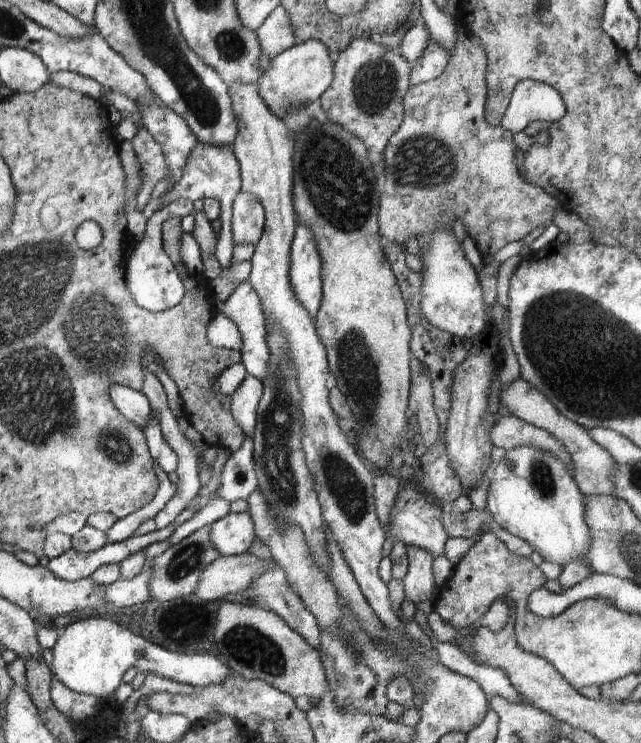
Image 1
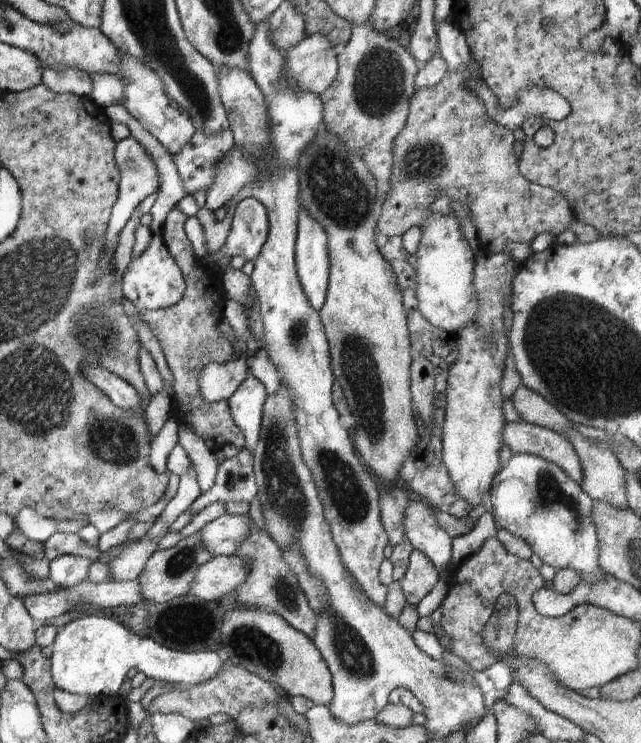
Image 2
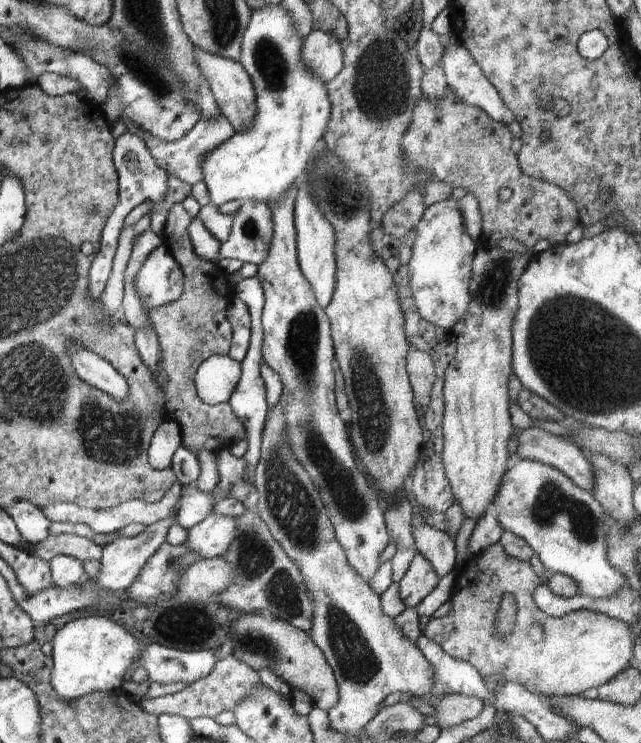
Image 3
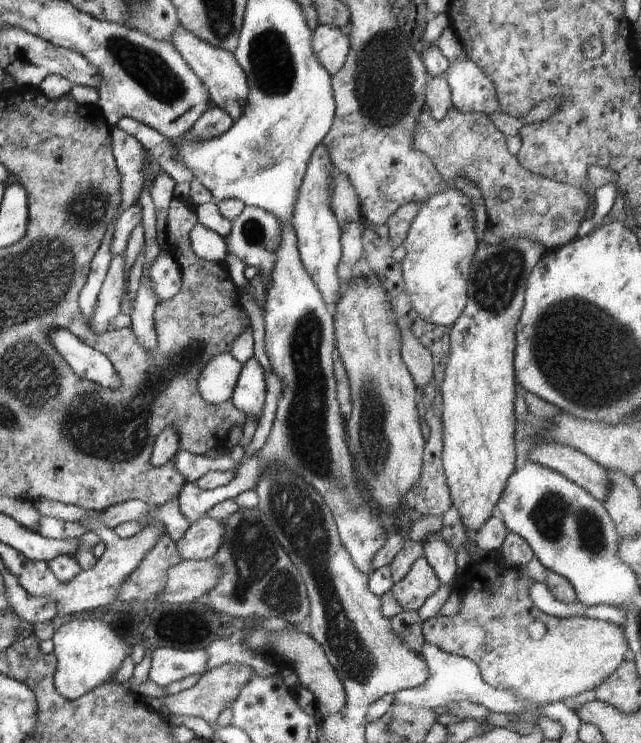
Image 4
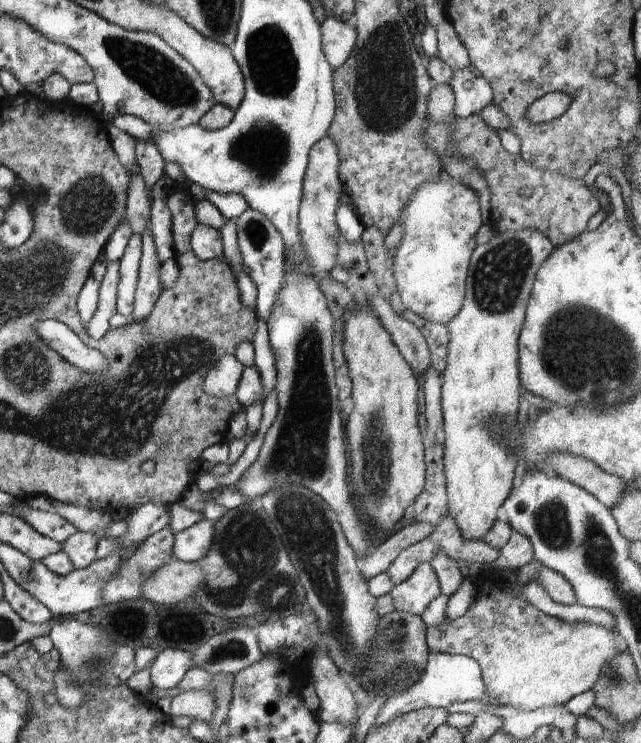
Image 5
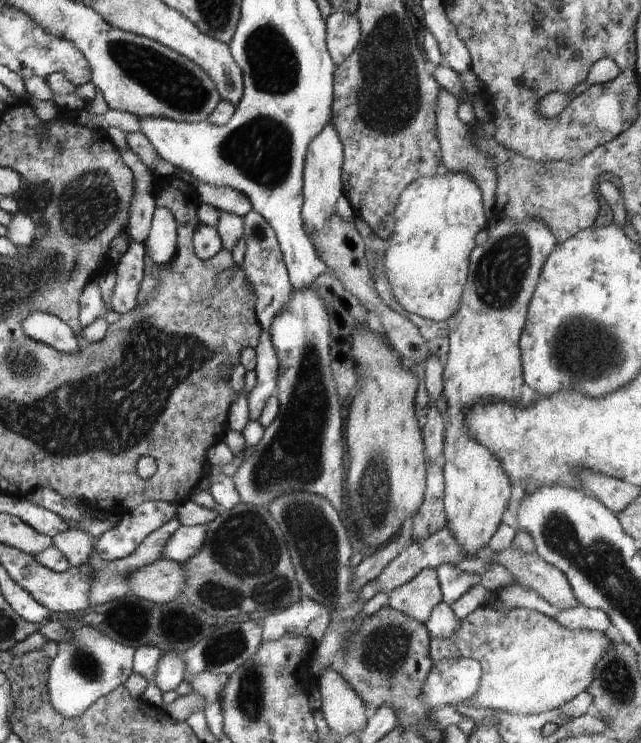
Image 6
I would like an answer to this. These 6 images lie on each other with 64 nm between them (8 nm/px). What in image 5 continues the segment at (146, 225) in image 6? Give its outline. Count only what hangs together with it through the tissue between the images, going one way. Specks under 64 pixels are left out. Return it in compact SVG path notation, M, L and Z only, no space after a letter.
M137 164L133 167L135 172L129 184L127 192L126 218L132 227L133 233L142 234L146 228L147 220L150 219L152 204L151 191L144 184L141 172Z

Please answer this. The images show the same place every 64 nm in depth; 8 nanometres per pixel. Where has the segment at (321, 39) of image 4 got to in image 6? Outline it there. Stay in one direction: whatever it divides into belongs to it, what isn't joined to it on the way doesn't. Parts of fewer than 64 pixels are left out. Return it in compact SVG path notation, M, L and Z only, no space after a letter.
M346 12L332 13L327 19L326 47L338 67L354 52L361 36L360 22Z

